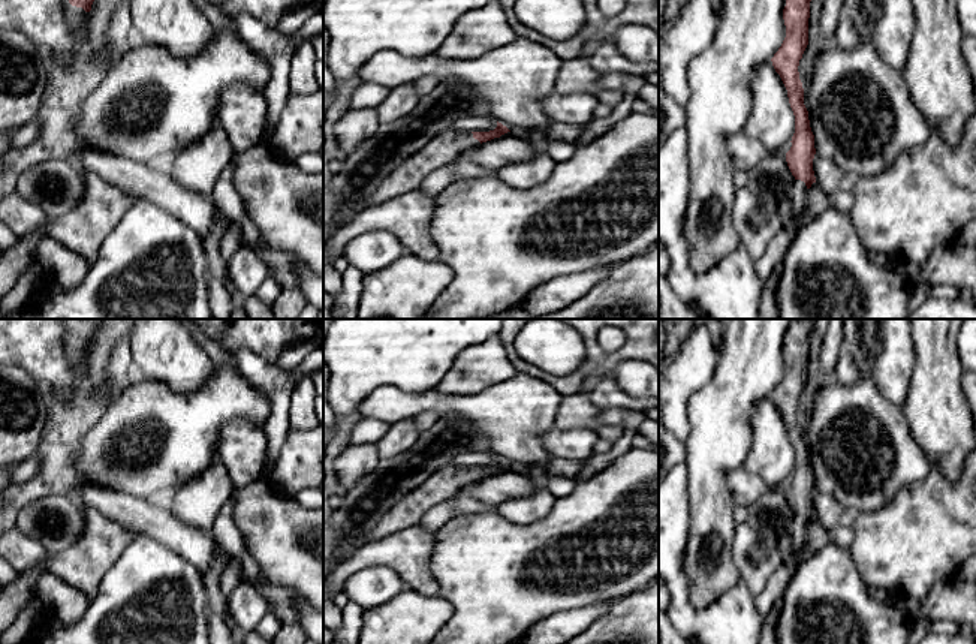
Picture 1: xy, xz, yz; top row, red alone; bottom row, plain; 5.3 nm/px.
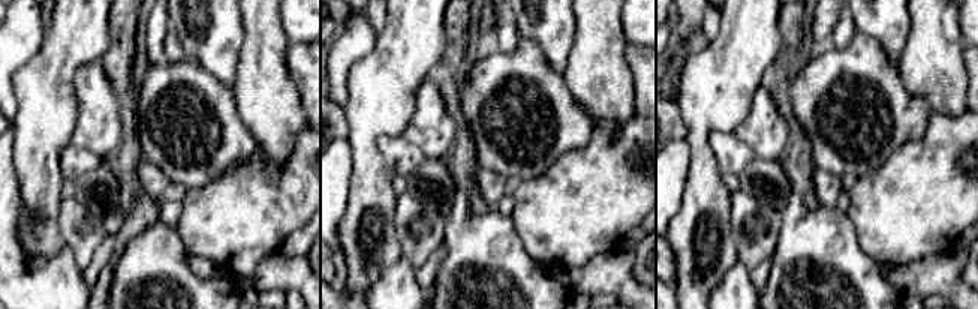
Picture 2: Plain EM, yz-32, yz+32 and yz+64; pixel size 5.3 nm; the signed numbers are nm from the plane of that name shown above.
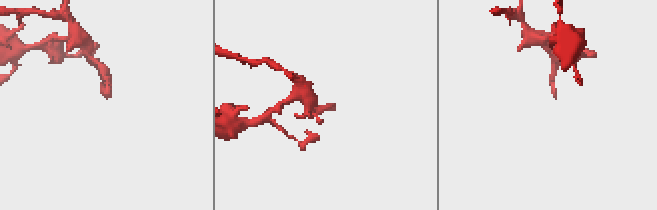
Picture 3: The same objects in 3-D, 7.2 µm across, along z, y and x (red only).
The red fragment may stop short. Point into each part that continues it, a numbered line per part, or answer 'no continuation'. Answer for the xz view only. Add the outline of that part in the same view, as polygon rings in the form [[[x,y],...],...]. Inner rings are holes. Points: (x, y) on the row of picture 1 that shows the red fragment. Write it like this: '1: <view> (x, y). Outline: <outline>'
1: xz (443, 149). Outline: [[[457,129],[443,130],[388,174],[368,198],[365,207],[418,189],[430,174],[454,163],[463,151],[478,144],[481,142],[473,138],[472,132],[460,132]]]

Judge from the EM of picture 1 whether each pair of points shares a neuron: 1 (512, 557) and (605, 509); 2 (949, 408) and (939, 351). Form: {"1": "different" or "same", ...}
{"1": "same", "2": "same"}

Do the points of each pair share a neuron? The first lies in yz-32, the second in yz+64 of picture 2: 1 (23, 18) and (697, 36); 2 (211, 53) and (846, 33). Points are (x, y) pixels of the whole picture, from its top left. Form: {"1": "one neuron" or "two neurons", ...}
{"1": "one neuron", "2": "two neurons"}

